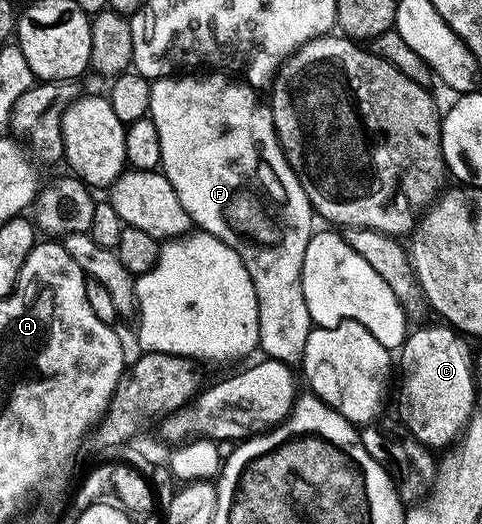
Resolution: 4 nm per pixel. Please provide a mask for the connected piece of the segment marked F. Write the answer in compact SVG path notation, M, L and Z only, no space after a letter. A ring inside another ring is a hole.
M174 75L156 78L151 84L149 116L159 131L160 172L175 187L179 203L189 212L190 222L202 234L218 237L243 259L253 280L259 307L260 352L266 358L290 367L302 360L311 328L307 299L303 299L301 268L307 243L315 232L315 210L307 199L295 171L285 158L277 138L273 112L259 98L258 90L248 83L229 85L225 75Z

